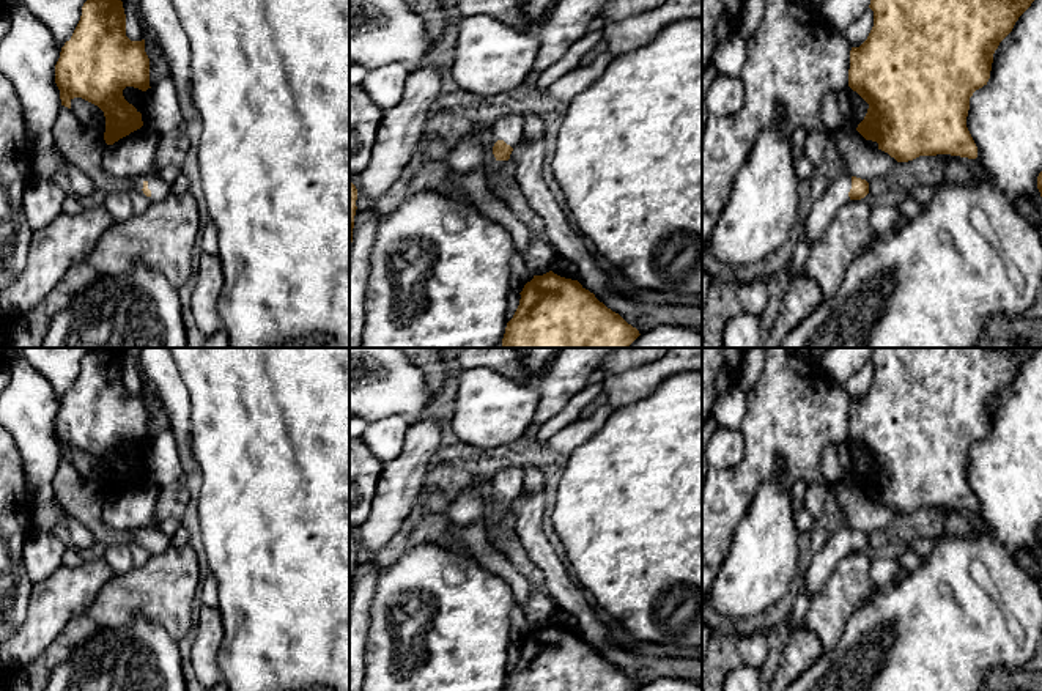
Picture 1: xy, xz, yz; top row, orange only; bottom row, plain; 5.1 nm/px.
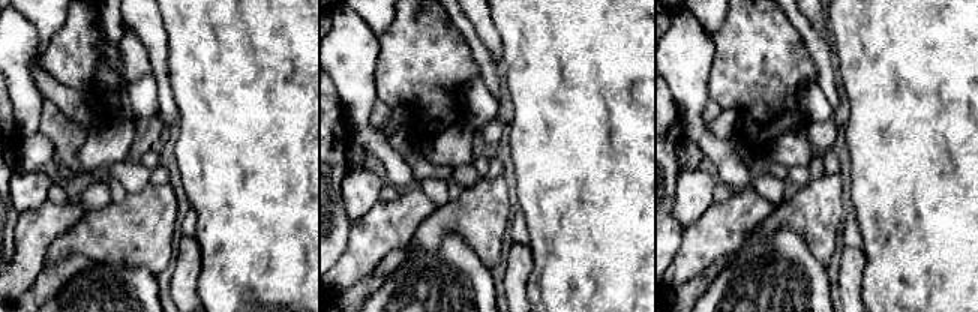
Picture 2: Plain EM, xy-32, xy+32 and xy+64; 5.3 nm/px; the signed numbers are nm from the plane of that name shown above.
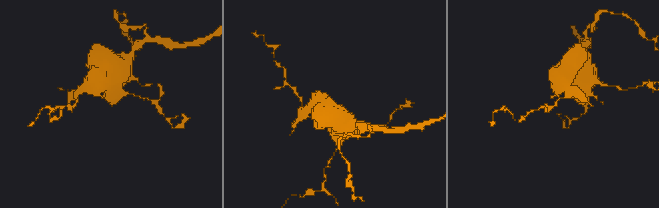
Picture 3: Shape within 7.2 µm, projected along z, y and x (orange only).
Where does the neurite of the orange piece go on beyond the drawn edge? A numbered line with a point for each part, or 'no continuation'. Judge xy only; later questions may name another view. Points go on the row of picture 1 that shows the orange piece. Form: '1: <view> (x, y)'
1: xy (159, 189)

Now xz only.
1: xz (509, 128)

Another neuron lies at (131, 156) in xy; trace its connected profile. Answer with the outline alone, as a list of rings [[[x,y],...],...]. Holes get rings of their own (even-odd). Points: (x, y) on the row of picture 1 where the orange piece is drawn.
[[[145,126],[105,146],[102,170],[112,178],[142,176],[154,172],[161,135]]]

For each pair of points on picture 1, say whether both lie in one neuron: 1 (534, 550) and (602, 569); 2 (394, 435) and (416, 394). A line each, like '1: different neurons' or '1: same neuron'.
1: different neurons
2: different neurons

